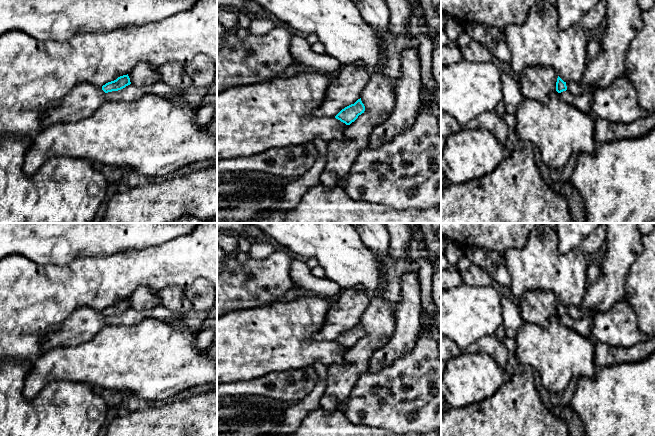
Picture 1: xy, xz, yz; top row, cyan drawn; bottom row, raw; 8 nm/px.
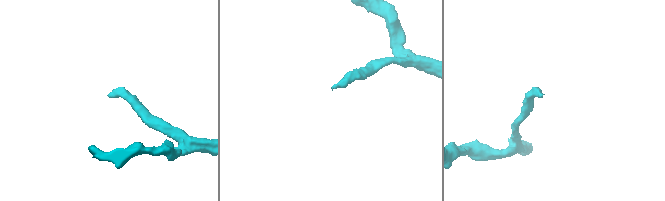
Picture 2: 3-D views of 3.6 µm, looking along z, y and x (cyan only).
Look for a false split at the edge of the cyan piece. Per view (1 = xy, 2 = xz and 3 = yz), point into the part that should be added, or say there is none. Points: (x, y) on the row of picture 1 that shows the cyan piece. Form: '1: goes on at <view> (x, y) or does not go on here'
1: does not go on here
2: does not go on here
3: goes on at yz (575, 88)

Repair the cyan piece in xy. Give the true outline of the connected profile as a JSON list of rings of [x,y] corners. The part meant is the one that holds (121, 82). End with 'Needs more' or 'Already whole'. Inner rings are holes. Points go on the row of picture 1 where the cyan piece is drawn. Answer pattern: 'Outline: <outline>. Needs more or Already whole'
Outline: [[[127,74],[127,75],[118,77],[114,81],[106,83],[105,85],[102,86],[102,90],[105,93],[112,92],[112,91],[118,91],[118,90],[125,88],[126,86],[130,84],[131,84],[130,78]]]. Already whole

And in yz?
Outline: [[[558,76],[557,82],[556,82],[556,91],[558,93],[561,93],[566,90],[568,90],[569,92],[571,92],[574,95],[580,95],[580,94],[584,94],[584,93],[589,93],[589,94],[593,95],[596,91],[594,88],[584,87],[580,83],[564,82]]]. Needs more

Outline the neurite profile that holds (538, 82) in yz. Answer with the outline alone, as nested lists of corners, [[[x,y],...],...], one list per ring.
[[[550,66],[528,67],[515,76],[524,98],[548,103],[550,94],[556,91],[558,74]]]

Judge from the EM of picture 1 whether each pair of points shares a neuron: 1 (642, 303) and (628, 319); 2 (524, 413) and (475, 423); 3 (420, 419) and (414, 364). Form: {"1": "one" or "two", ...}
{"1": "two", "2": "one", "3": "one"}

